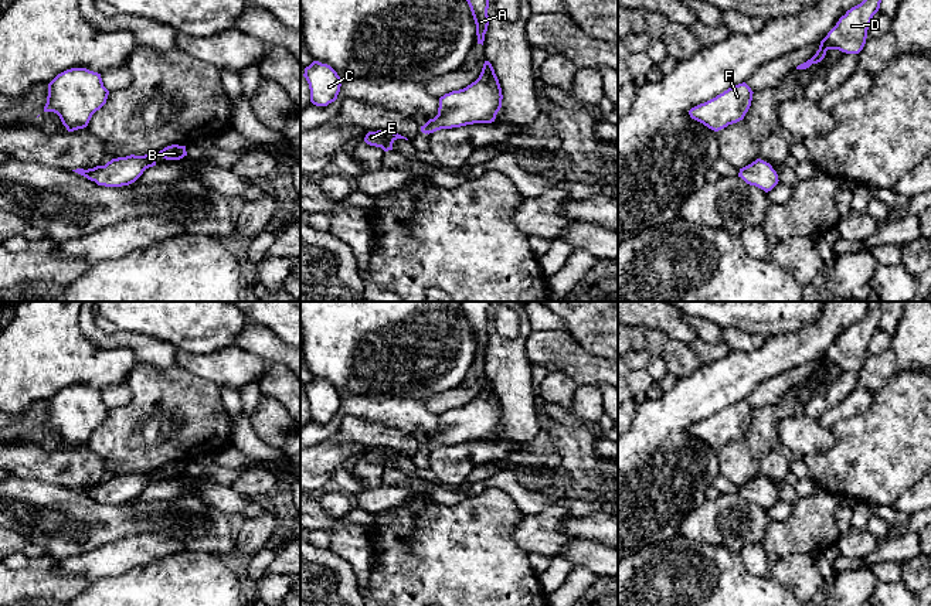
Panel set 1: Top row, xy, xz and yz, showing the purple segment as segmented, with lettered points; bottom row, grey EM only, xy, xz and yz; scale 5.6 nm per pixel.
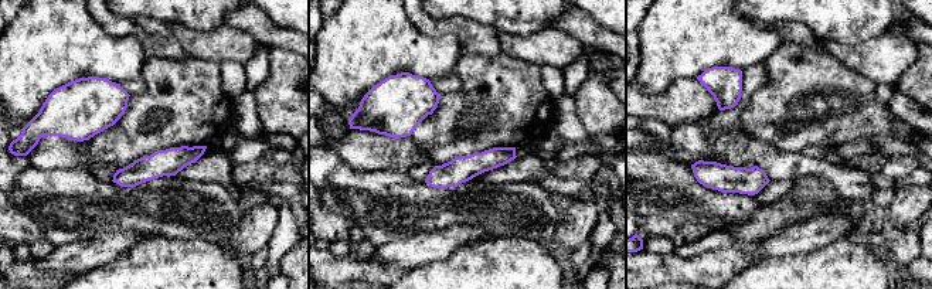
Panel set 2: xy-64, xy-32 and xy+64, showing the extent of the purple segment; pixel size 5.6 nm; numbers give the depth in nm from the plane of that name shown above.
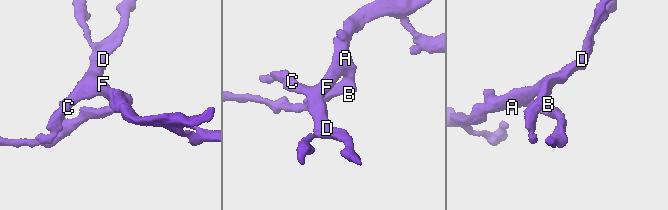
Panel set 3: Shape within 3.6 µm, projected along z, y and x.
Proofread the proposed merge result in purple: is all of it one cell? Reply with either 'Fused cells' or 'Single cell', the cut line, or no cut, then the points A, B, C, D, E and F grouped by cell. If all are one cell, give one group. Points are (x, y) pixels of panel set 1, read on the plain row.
Single cell. No split. Groups: A B C D E F

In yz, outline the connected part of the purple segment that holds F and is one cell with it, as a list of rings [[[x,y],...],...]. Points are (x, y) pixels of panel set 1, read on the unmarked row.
[[[743,399],[692,425],[689,432],[709,446],[718,449],[744,436],[751,423],[752,411],[751,405]]]

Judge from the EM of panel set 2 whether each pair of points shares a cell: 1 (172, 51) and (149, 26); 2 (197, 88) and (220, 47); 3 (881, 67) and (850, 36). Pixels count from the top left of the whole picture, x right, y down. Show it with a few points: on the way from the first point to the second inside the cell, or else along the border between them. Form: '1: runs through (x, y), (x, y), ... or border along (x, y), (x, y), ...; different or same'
1: runs through (166, 46), (152, 31); same
2: border along (187, 54), (218, 64); different
3: border along (887, 31), (854, 44), (825, 41); different

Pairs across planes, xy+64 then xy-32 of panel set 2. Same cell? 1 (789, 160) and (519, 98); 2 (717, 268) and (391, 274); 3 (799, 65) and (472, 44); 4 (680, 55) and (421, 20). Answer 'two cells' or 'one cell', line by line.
1: two cells
2: one cell
3: two cells
4: two cells

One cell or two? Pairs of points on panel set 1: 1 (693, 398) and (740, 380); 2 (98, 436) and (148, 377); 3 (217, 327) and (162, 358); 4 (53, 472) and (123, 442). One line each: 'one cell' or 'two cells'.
1: one cell
2: one cell
3: two cells
4: two cells

